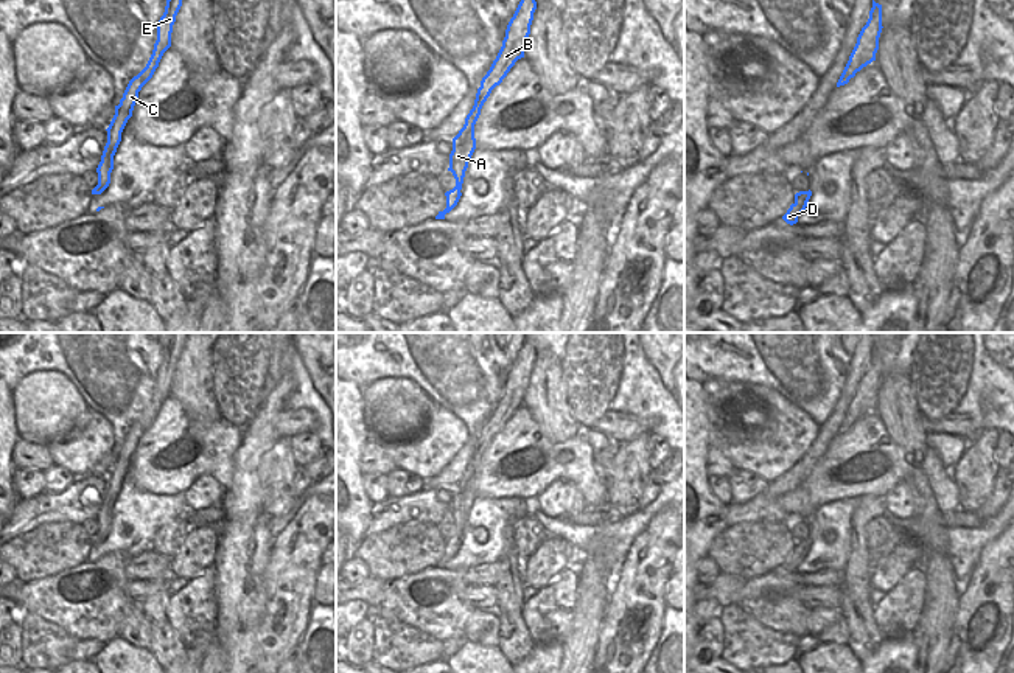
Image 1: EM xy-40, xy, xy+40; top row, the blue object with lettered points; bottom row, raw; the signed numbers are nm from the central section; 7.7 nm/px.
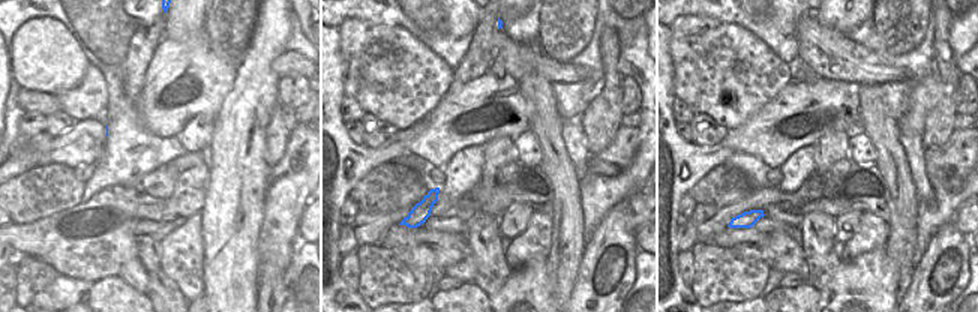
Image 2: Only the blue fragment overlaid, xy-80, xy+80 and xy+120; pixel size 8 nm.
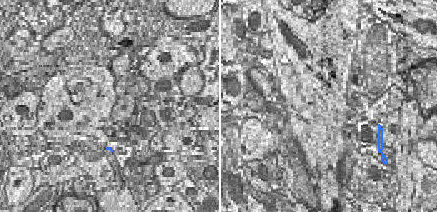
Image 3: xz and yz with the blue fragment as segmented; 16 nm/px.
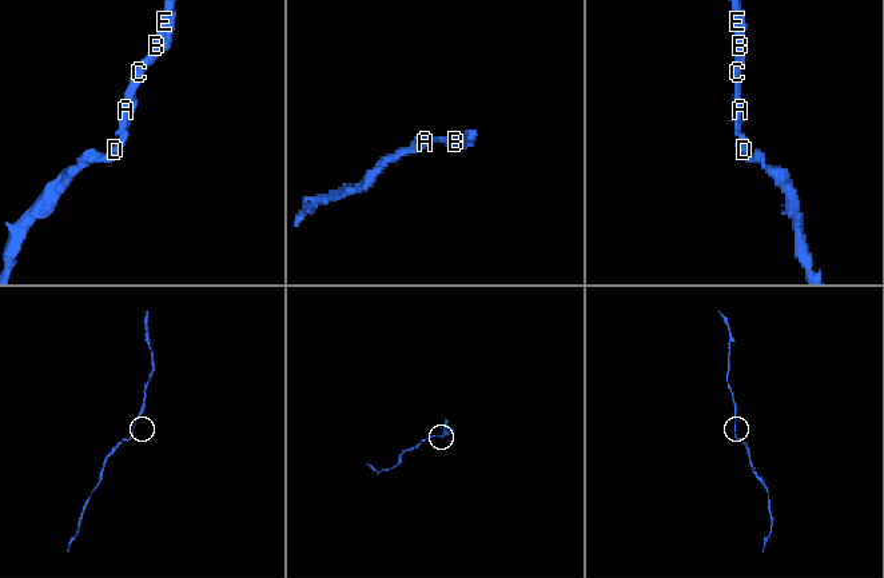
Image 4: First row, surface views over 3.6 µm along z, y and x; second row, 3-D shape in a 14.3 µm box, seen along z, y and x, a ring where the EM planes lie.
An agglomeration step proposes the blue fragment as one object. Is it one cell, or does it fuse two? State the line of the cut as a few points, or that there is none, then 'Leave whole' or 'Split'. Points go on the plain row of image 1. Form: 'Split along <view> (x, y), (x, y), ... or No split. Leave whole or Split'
No split. Leave whole

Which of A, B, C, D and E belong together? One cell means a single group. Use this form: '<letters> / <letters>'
A B C D E

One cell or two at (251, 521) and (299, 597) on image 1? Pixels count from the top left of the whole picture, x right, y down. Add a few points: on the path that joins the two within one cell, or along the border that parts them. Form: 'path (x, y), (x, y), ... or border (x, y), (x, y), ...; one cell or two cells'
border (276, 538), (271, 547), (265, 588); two cells

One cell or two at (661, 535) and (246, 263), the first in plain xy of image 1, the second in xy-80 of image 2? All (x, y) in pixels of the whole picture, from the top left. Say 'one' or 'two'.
two

